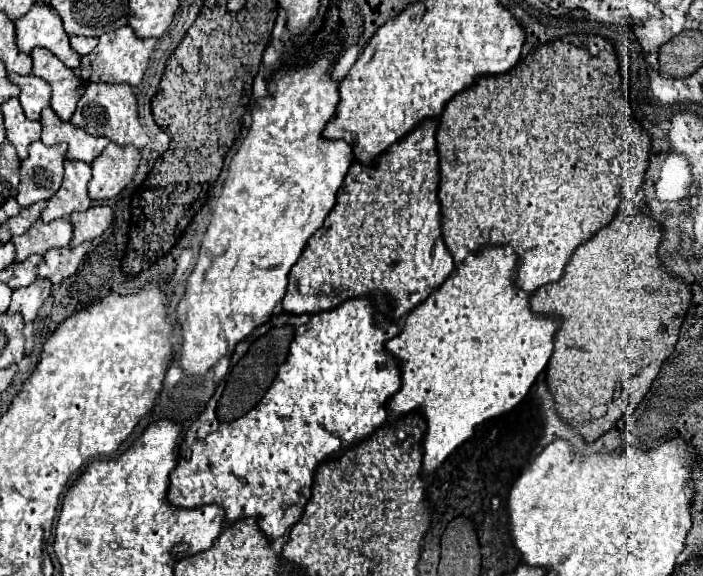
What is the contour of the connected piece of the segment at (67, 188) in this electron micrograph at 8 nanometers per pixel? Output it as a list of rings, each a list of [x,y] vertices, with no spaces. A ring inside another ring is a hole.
[[[78,160],[64,162],[64,182],[60,190],[48,200],[46,210],[42,212],[42,222],[52,222],[58,218],[66,218],[72,212],[84,212],[92,206],[86,184],[92,178],[90,164]]]

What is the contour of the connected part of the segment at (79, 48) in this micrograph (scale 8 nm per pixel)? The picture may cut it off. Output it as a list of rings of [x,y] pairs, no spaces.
[[[70,36],[70,44],[78,54],[90,54],[98,44],[98,38],[86,36]]]

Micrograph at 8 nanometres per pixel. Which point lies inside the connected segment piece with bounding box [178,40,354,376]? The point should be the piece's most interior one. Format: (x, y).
(282, 183)

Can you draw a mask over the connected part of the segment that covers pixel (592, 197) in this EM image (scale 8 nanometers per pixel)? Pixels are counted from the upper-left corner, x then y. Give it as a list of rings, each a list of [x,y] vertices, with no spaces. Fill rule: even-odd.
[[[566,34],[564,38],[550,40],[538,48],[534,48],[526,58],[522,58],[512,70],[496,76],[480,76],[476,84],[456,94],[452,100],[446,102],[440,114],[440,126],[436,132],[438,154],[440,154],[440,206],[442,206],[442,236],[444,242],[454,256],[454,264],[458,266],[468,254],[476,252],[484,244],[516,244],[516,252],[520,256],[520,266],[516,272],[518,288],[526,290],[528,294],[536,292],[540,286],[554,282],[562,276],[570,254],[586,240],[590,240],[600,228],[604,228],[616,214],[620,202],[632,198],[636,188],[644,182],[644,172],[648,168],[650,156],[650,136],[646,130],[632,120],[632,108],[628,102],[630,84],[622,72],[622,64],[618,60],[618,52],[614,44],[602,36],[580,36],[580,34]]]

